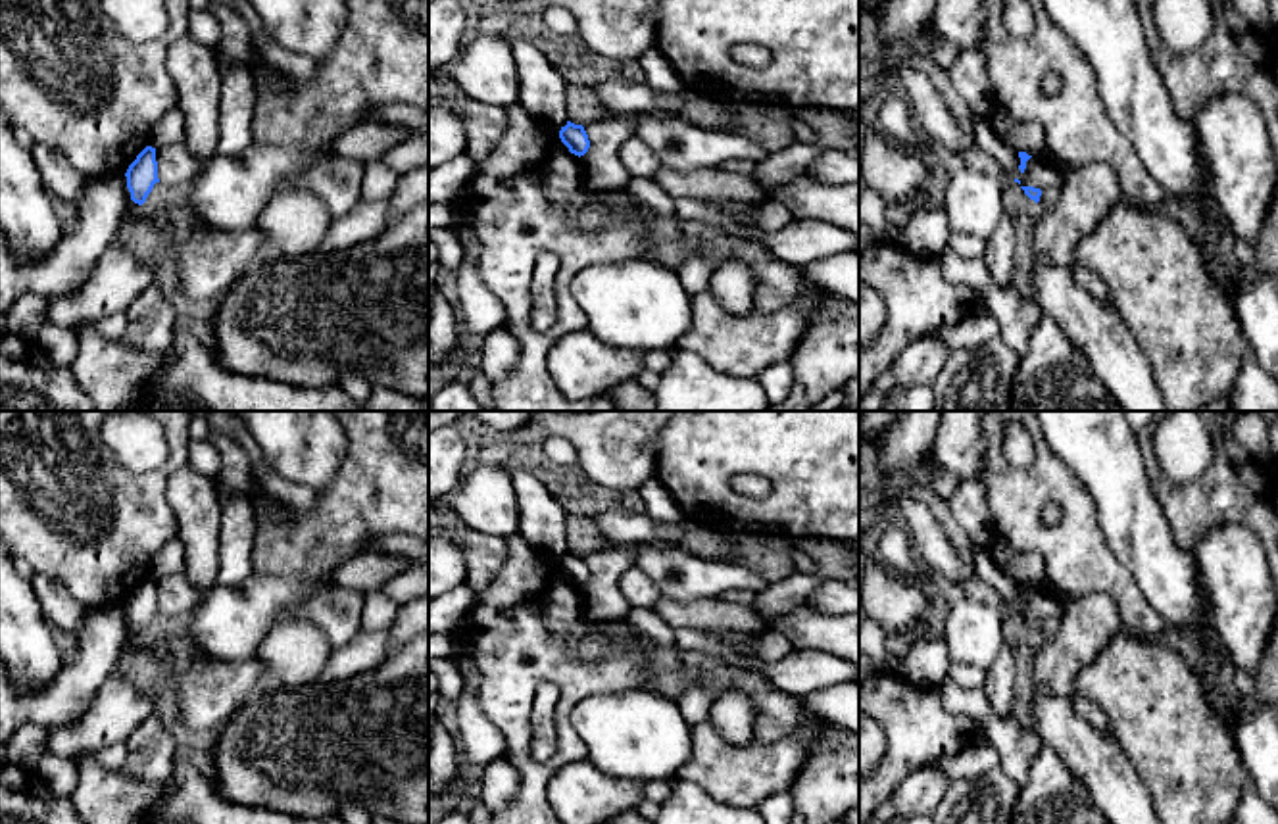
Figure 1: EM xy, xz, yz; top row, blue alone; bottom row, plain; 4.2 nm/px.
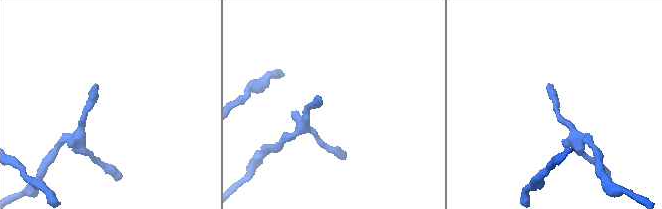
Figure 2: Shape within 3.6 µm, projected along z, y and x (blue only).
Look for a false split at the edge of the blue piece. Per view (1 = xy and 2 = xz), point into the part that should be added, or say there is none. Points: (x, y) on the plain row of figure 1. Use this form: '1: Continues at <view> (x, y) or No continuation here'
1: No continuation here
2: No continuation here

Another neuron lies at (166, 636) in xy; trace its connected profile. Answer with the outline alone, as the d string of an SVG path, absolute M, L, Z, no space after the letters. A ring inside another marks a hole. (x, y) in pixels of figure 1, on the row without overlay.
M156 613L146 632L142 634L142 643L165 668L165 676L158 686L158 691L150 695L152 713L173 738L175 755L186 757L190 764L194 764L196 770L208 780L209 788L219 793L213 753L227 726L227 720L206 730L194 730L183 722L177 707L179 697L175 676L192 666L192 649L186 636L188 622L188 615L165 617Z

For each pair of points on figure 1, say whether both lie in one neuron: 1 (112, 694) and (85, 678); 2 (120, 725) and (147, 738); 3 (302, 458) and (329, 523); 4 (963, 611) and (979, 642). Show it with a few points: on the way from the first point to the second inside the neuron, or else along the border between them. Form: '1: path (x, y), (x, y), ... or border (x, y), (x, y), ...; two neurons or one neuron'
1: border (112, 675), (102, 682), (91, 707), (75, 725); two neurons
2: border (152, 713), (123, 742); two neurons
3: border (344, 456), (337, 475), (316, 496); two neurons
4: path (967, 619), (973, 634); one neuron

